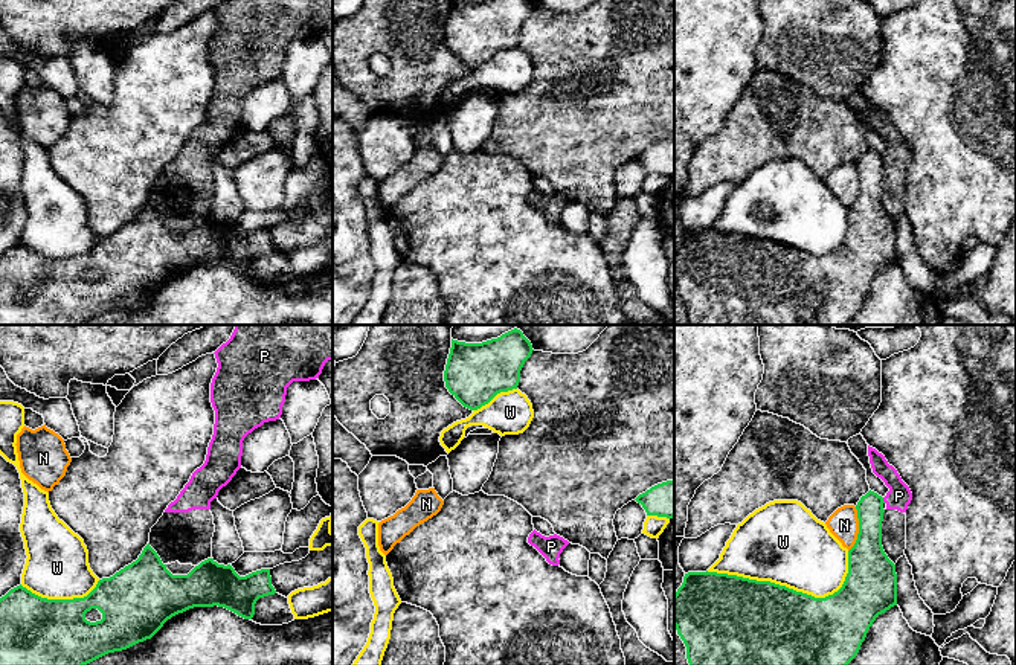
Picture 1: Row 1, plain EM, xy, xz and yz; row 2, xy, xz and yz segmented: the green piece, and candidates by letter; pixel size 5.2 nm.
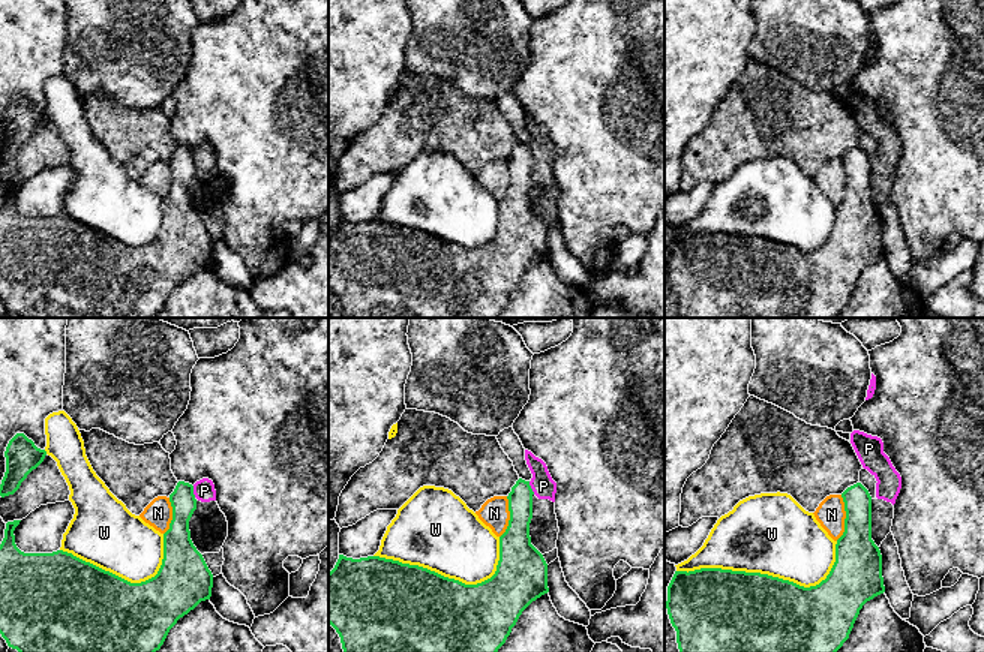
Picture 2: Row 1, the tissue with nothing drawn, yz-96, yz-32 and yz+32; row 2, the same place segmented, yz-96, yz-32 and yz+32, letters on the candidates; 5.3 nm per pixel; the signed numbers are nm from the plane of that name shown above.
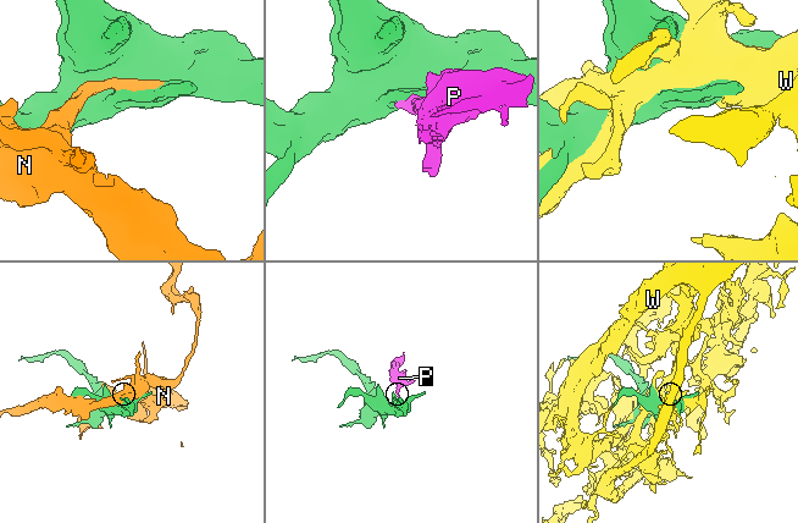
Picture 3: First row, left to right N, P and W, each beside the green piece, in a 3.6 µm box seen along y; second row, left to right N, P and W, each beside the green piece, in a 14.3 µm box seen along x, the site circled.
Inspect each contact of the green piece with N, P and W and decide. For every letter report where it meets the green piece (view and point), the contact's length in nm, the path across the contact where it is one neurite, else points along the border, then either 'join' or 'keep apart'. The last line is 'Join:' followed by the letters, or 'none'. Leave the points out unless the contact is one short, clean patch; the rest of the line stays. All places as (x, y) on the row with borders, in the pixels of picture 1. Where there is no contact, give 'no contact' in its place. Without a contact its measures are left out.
N: contact yz (859, 530); length 240 nm; keep apart
P: contact yz (882, 501); length 40 nm; border yz (882, 497), (885, 502); keep apart
W: contact yz (790, 589); length 750 nm; keep apart
Join: none

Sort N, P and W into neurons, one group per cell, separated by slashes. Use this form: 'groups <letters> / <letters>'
groups N / P / W

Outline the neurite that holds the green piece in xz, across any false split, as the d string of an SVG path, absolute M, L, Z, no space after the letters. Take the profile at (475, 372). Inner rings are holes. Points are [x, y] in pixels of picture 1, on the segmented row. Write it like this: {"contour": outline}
{"contour": "M517 328L482 343L452 339L445 387L464 407L477 410L497 394L517 389L520 371L532 351L531 342Z"}

